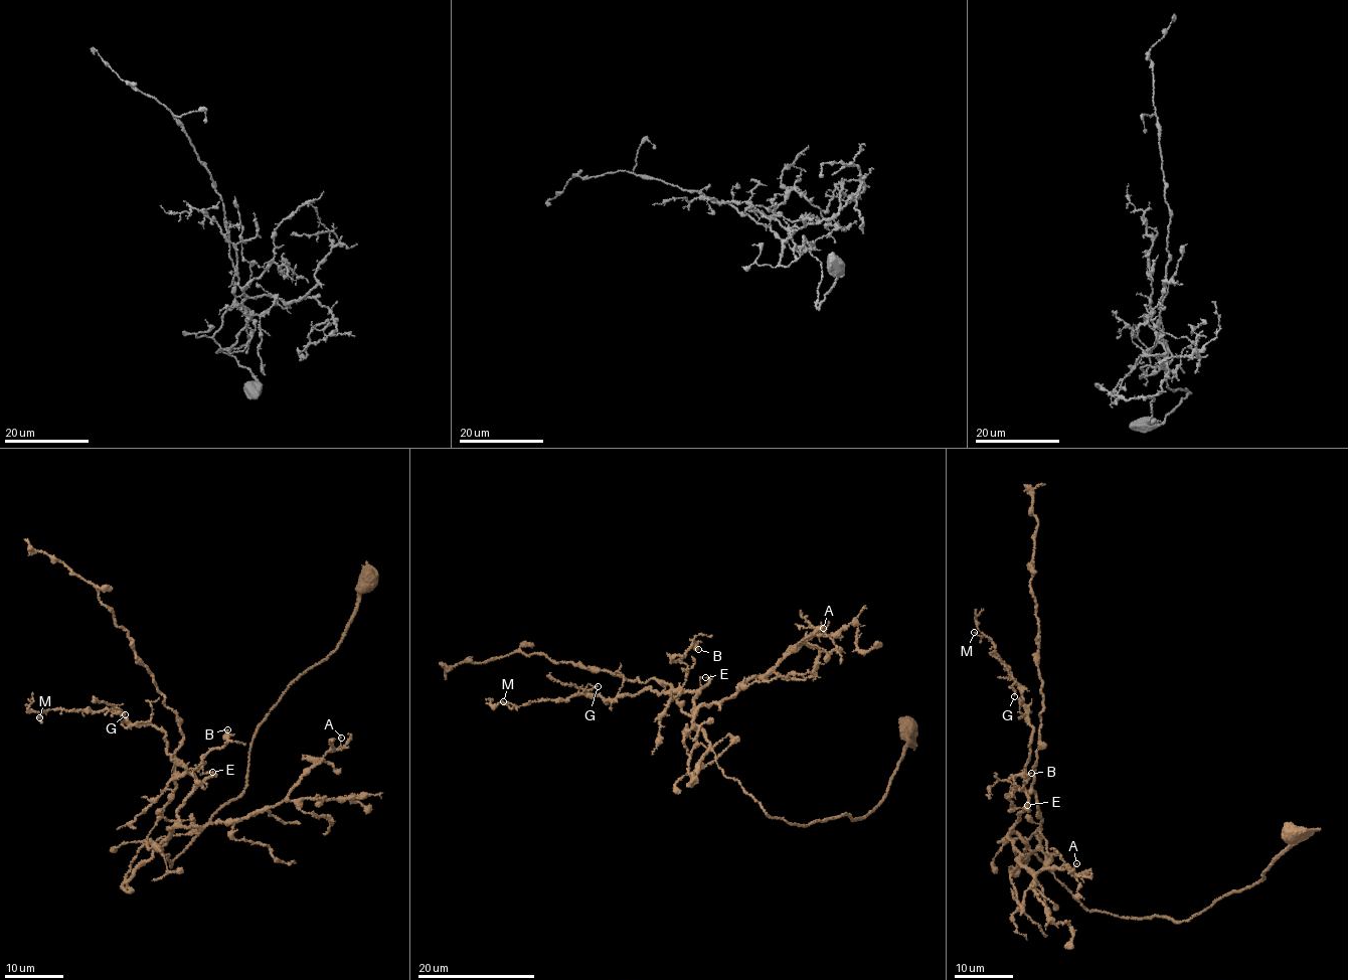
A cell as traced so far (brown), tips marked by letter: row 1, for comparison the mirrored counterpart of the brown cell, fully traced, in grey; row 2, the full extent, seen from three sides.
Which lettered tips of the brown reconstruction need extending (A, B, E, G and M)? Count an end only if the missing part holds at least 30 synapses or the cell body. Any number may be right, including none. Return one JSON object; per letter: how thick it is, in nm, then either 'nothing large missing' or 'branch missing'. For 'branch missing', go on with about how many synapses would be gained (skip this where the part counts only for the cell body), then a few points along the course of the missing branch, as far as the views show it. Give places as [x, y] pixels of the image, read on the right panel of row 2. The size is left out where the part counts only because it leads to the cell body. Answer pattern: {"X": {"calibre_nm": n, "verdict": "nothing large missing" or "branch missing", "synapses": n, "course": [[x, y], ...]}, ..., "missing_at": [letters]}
{"A": {"calibre_nm": 90, "verdict": "nothing large missing"}, "B": {"calibre_nm": 160, "verdict": "nothing large missing"}, "E": {"calibre_nm": 190, "verdict": "branch missing", "synapses": 80, "course": [[1027, 805], [1028, 814], [1047, 825], [1040, 813], [1046, 806], [1037, 806], [1039, 817], [1051, 817]]}, "G": {"calibre_nm": 100, "verdict": "nothing large missing"}, "M": {"calibre_nm": 90, "verdict": "nothing large missing"}, "missing_at": ["E"]}

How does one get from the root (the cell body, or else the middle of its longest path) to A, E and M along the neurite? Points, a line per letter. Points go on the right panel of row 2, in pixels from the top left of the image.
A: (1294, 833), (1265, 877), (1177, 922), (1090, 911), (1029, 844), (1008, 836), (1034, 876), (1076, 863)
E: (1294, 833), (1265, 877), (1194, 916), (1127, 918), (1090, 911), (1013, 831), (1027, 805)
M: (1294, 833), (1265, 877), (1185, 921), (1090, 911), (1013, 831), (1027, 805), (1033, 727), (992, 641), (974, 632)

